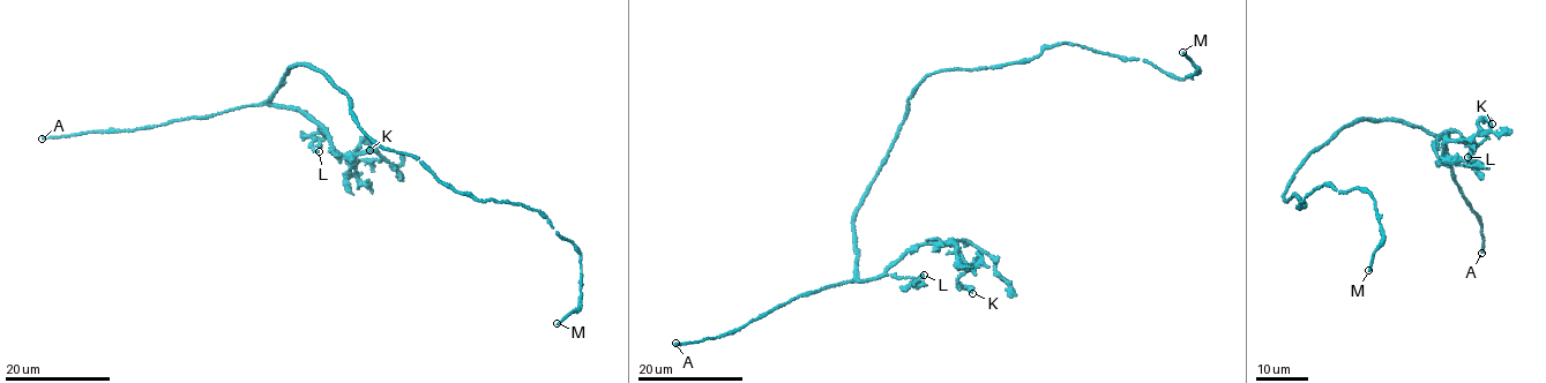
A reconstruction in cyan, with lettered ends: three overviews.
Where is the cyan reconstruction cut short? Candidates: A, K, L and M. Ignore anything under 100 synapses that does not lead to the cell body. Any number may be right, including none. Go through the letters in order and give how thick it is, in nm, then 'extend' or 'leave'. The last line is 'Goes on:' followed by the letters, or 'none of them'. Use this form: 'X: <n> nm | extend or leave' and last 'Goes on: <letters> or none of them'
A: 300 nm | extend
K: 200 nm | leave
L: 180 nm | leave
M: 150 nm | leave
Goes on: A

